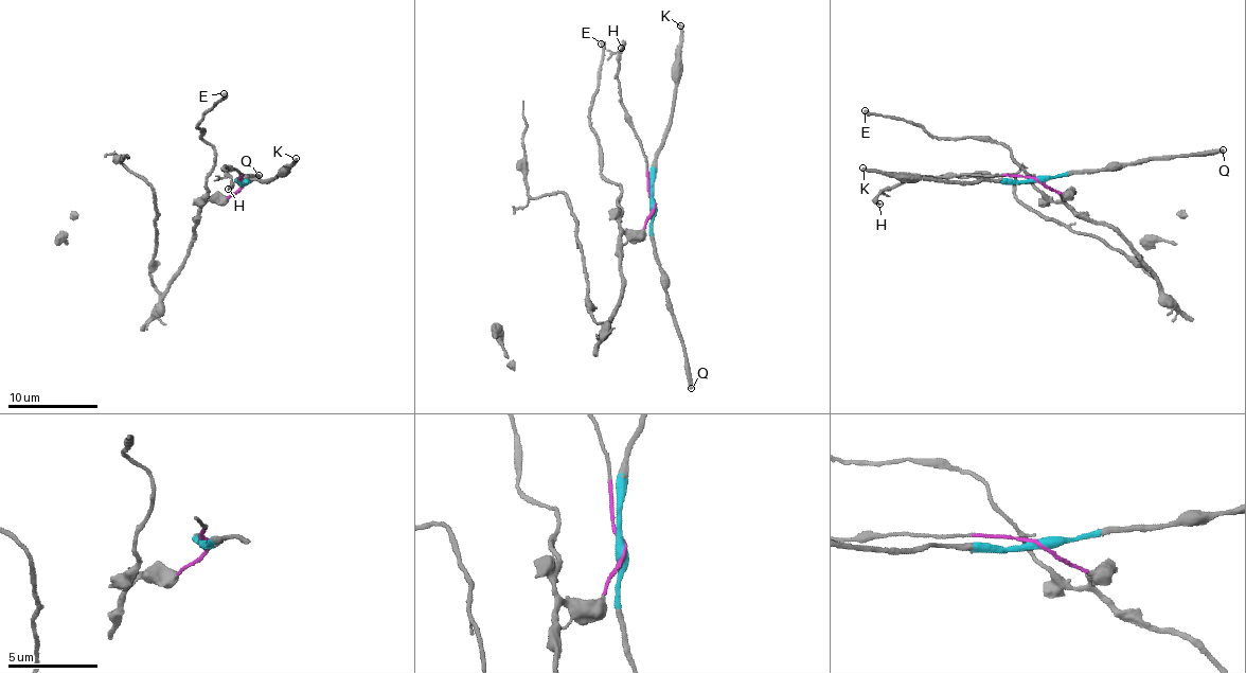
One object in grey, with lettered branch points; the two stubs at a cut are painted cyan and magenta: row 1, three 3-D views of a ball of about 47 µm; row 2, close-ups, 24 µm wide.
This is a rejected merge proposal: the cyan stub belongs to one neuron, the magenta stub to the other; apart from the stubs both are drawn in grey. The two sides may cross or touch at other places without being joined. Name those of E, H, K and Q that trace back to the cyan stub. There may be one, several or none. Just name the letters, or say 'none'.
K, Q

